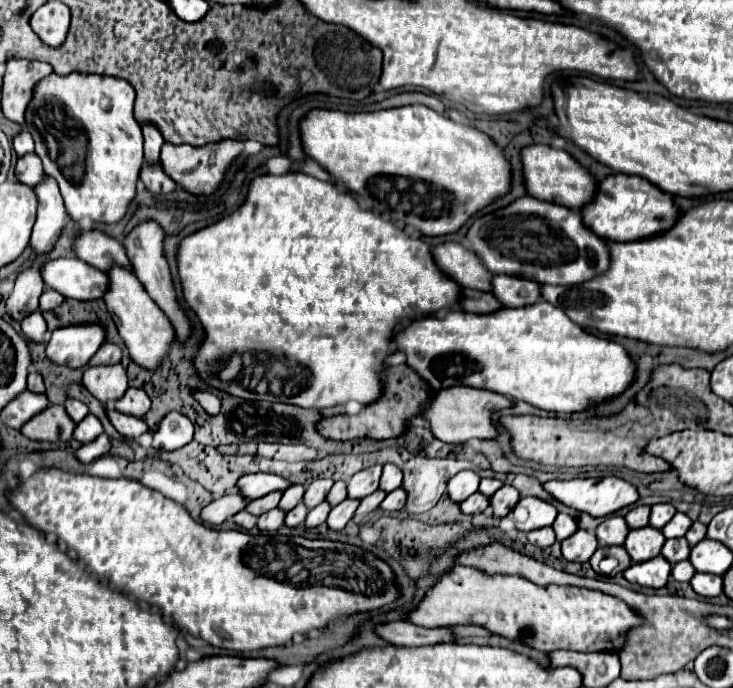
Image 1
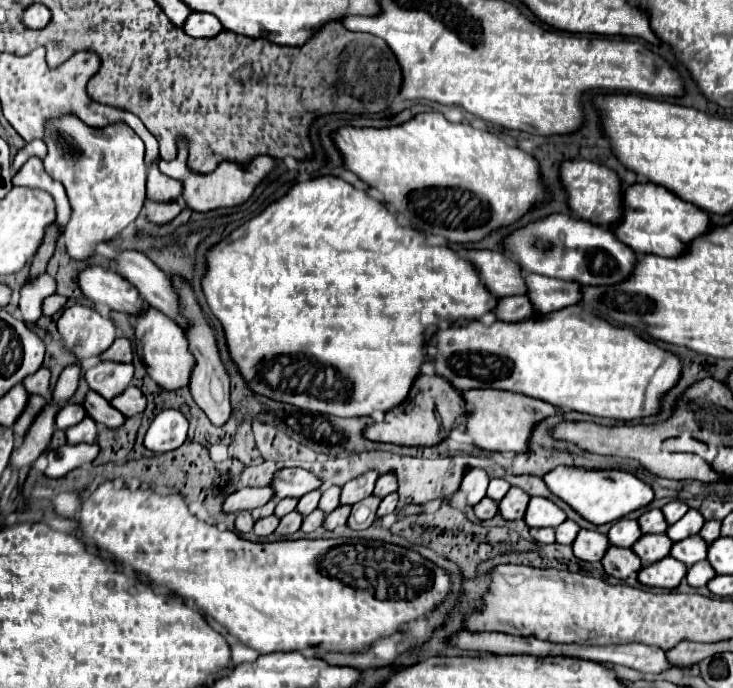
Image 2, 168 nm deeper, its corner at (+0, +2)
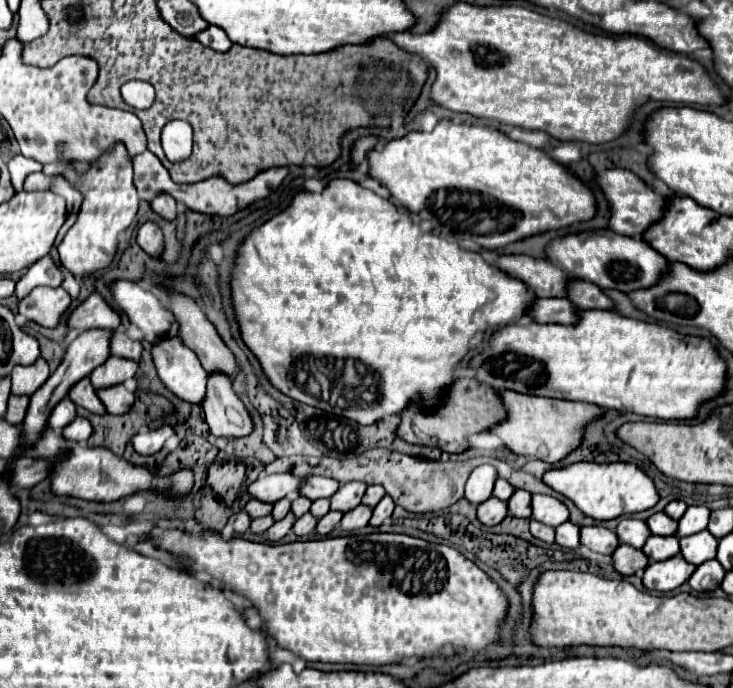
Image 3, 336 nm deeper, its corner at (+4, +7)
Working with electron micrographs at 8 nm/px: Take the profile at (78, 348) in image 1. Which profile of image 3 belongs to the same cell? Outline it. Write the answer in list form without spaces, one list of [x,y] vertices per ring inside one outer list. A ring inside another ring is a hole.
[[[93,292],[79,308],[73,310],[69,316],[69,328],[73,330],[89,330],[89,328],[105,328],[115,332],[121,324],[121,316],[113,310],[99,292]]]

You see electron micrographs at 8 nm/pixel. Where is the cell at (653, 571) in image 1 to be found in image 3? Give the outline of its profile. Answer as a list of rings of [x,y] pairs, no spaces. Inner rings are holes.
[[[681,554],[665,562],[651,562],[643,574],[643,586],[657,592],[671,592],[687,582],[695,568],[697,566],[689,564]]]

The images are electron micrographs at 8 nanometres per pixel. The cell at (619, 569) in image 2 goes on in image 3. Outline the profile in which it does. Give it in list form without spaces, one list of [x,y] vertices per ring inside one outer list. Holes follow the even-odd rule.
[[[621,544],[617,548],[617,552],[613,554],[613,560],[615,560],[615,568],[619,574],[623,576],[631,576],[631,574],[639,574],[647,568],[649,564],[649,558],[643,554],[643,550],[637,550],[633,546],[625,546]]]

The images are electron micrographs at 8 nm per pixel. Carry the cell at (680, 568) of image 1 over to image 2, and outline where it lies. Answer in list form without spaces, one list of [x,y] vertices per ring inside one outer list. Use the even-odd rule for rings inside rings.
[[[699,561],[699,563],[695,563],[695,565],[691,565],[691,567],[687,569],[685,579],[687,579],[687,583],[689,583],[691,587],[703,587],[703,585],[707,585],[707,581],[709,581],[713,575],[715,575],[715,571],[711,569],[711,565],[709,565],[707,561]]]

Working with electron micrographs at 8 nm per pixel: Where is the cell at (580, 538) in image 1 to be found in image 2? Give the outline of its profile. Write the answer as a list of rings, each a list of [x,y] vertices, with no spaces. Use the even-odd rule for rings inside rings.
[[[581,529],[571,547],[573,547],[575,557],[581,561],[601,561],[601,557],[605,555],[609,547],[609,541],[599,531]]]

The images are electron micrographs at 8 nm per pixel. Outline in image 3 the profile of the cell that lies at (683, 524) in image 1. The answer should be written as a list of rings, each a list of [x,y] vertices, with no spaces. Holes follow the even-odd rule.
[[[689,506],[683,518],[679,520],[679,536],[691,536],[707,528],[709,524],[709,514],[711,510],[705,506]]]

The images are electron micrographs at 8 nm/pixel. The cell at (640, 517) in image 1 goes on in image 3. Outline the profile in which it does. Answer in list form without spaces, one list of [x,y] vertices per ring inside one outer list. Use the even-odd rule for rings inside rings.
[[[657,512],[647,520],[647,526],[657,536],[675,536],[677,534],[677,520],[669,518],[665,512]]]

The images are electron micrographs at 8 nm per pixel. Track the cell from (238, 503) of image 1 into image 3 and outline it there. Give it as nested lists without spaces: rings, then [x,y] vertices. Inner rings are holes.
[[[289,472],[285,474],[261,474],[257,482],[249,486],[249,494],[261,502],[279,502],[281,498],[293,498],[299,494],[303,478],[297,478]]]

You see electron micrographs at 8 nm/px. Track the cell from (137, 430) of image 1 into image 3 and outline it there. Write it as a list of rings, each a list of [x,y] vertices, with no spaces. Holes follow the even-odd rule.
[[[83,378],[83,380],[75,382],[73,388],[69,390],[69,398],[73,400],[73,404],[83,406],[85,410],[89,410],[93,414],[105,414],[105,406],[101,404],[101,400],[97,400],[95,388],[91,386],[89,378]]]

